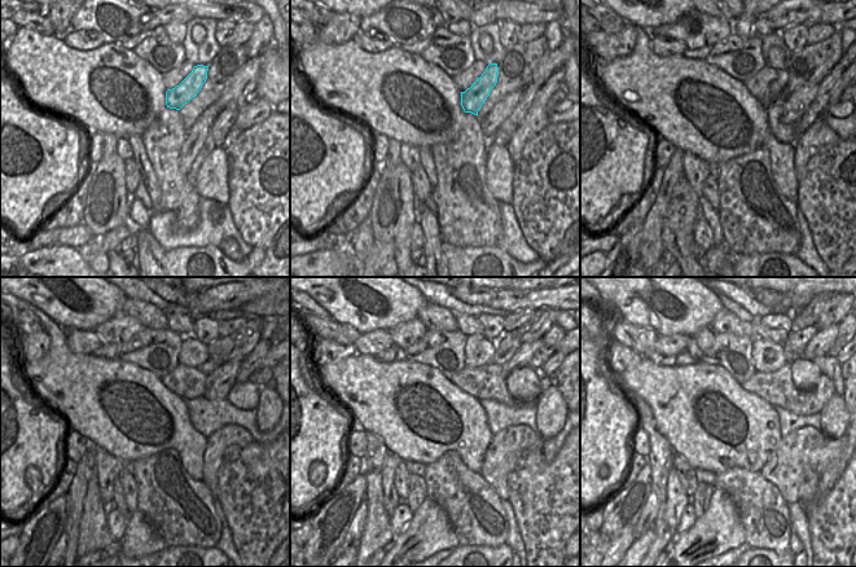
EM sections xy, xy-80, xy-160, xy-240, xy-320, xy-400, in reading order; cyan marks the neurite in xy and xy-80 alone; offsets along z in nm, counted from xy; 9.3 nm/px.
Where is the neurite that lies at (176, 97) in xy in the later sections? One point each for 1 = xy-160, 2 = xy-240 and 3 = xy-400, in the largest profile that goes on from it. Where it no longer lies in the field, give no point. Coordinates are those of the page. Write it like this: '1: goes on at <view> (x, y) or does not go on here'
1: goes on at xy-160 (777, 86)
2: goes on at xy-240 (209, 365)
3: goes on at xy-400 (794, 347)

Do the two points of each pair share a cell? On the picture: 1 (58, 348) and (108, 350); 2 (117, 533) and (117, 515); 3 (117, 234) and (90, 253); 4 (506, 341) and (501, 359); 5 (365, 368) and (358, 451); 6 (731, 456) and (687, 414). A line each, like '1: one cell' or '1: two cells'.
1: two cells
2: one cell
3: one cell
4: one cell
5: two cells
6: one cell

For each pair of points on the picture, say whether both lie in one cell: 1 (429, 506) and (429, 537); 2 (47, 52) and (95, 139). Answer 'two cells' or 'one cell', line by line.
1: one cell
2: two cells

